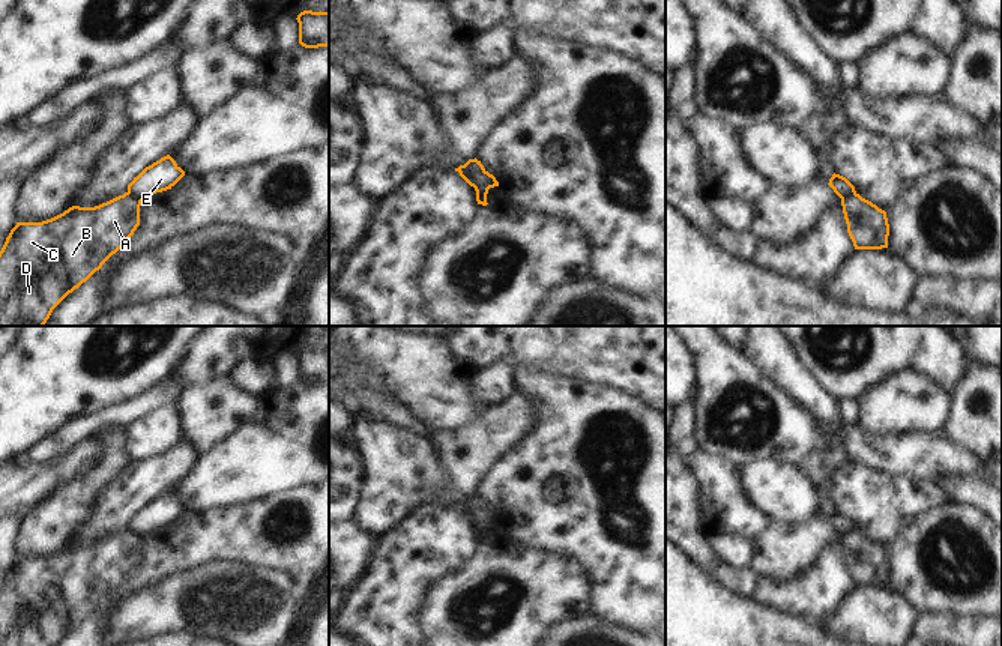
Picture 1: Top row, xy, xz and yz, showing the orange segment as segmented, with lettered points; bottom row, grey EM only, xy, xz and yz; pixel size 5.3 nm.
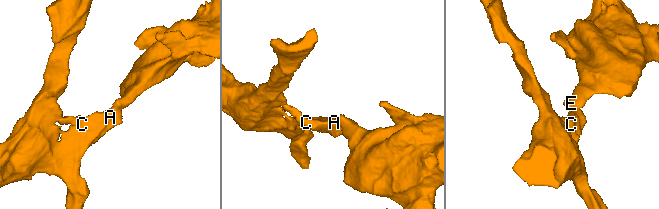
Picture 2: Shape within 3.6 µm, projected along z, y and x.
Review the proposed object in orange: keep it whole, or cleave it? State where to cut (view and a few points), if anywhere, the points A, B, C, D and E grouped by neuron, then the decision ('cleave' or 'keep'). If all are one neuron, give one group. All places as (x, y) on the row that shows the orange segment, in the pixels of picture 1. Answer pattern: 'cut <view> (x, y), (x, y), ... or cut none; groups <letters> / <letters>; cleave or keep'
cut xz (463, 166), (473, 185); groups A B C D / E; cleave

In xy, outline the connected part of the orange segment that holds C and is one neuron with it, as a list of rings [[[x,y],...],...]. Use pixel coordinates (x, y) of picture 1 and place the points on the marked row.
[[[125,192],[95,207],[72,206],[42,222],[17,222],[0,251],[0,326],[44,326],[53,309],[134,234],[140,206]]]

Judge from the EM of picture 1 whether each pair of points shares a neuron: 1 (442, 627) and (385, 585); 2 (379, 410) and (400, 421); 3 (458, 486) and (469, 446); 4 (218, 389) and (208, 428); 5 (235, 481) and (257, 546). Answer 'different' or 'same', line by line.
1: different
2: same
3: same
4: same
5: different

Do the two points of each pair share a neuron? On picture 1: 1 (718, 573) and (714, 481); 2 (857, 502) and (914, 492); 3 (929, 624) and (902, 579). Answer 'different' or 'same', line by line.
1: different
2: same
3: different

